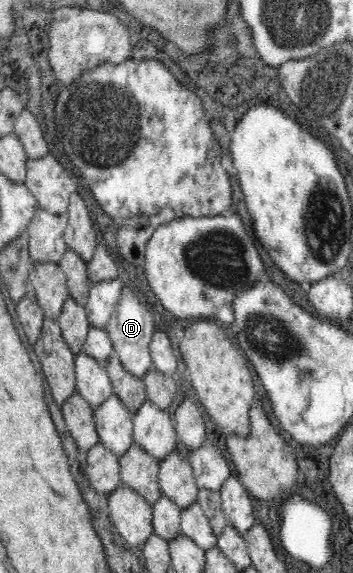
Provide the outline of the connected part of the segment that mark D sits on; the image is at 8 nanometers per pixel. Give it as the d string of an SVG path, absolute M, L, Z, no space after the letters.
M129 287L123 289L123 295L116 303L113 315L105 329L110 336L114 355L121 361L125 370L138 378L143 378L153 368L152 360L150 359L150 344L156 329L155 325L153 325L151 311L137 297L135 291L131 291Z

